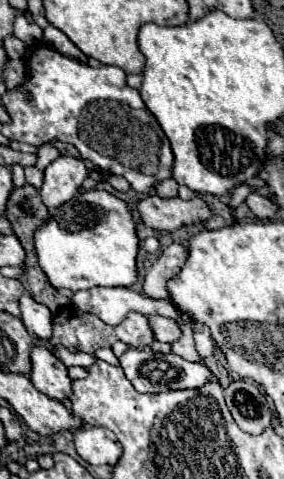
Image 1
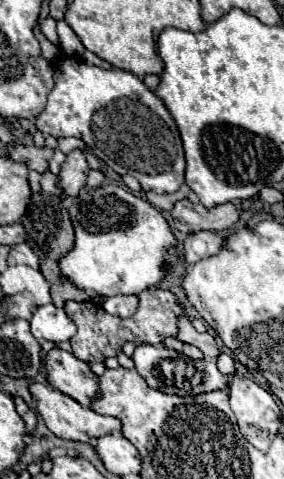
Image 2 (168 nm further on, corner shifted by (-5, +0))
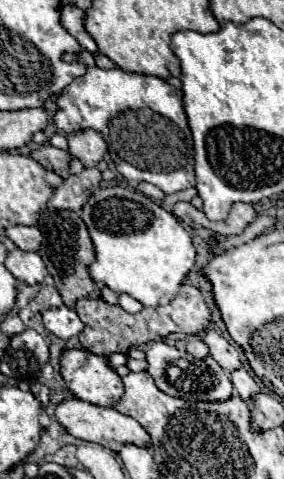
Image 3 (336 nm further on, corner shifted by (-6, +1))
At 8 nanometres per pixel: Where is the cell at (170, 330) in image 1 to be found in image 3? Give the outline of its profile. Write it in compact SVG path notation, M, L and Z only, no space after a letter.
M206 330L206 332L202 332L202 340L208 344L212 358L214 358L224 370L234 372L234 370L242 368L242 362L240 362L240 358L238 358L238 350L236 350L224 336L220 336L220 334L214 332L214 330Z

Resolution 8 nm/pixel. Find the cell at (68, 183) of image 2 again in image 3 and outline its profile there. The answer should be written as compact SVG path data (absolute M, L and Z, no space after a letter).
M92 128L70 134L68 144L70 144L70 154L74 158L80 158L86 168L96 166L108 152L104 138L100 138L100 134L96 134L96 130Z

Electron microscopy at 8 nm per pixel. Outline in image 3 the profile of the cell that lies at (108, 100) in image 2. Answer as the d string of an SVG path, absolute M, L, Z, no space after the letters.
M98 66L88 68L88 72L76 78L64 92L58 96L58 112L54 116L54 124L62 132L78 132L84 128L98 130L106 144L112 160L116 162L116 170L124 176L130 186L138 186L140 182L150 182L158 186L164 194L174 194L184 188L192 188L196 184L194 176L194 144L192 132L188 128L184 104L182 104L182 90L174 88L162 78L144 76L124 72L120 68L100 70Z

